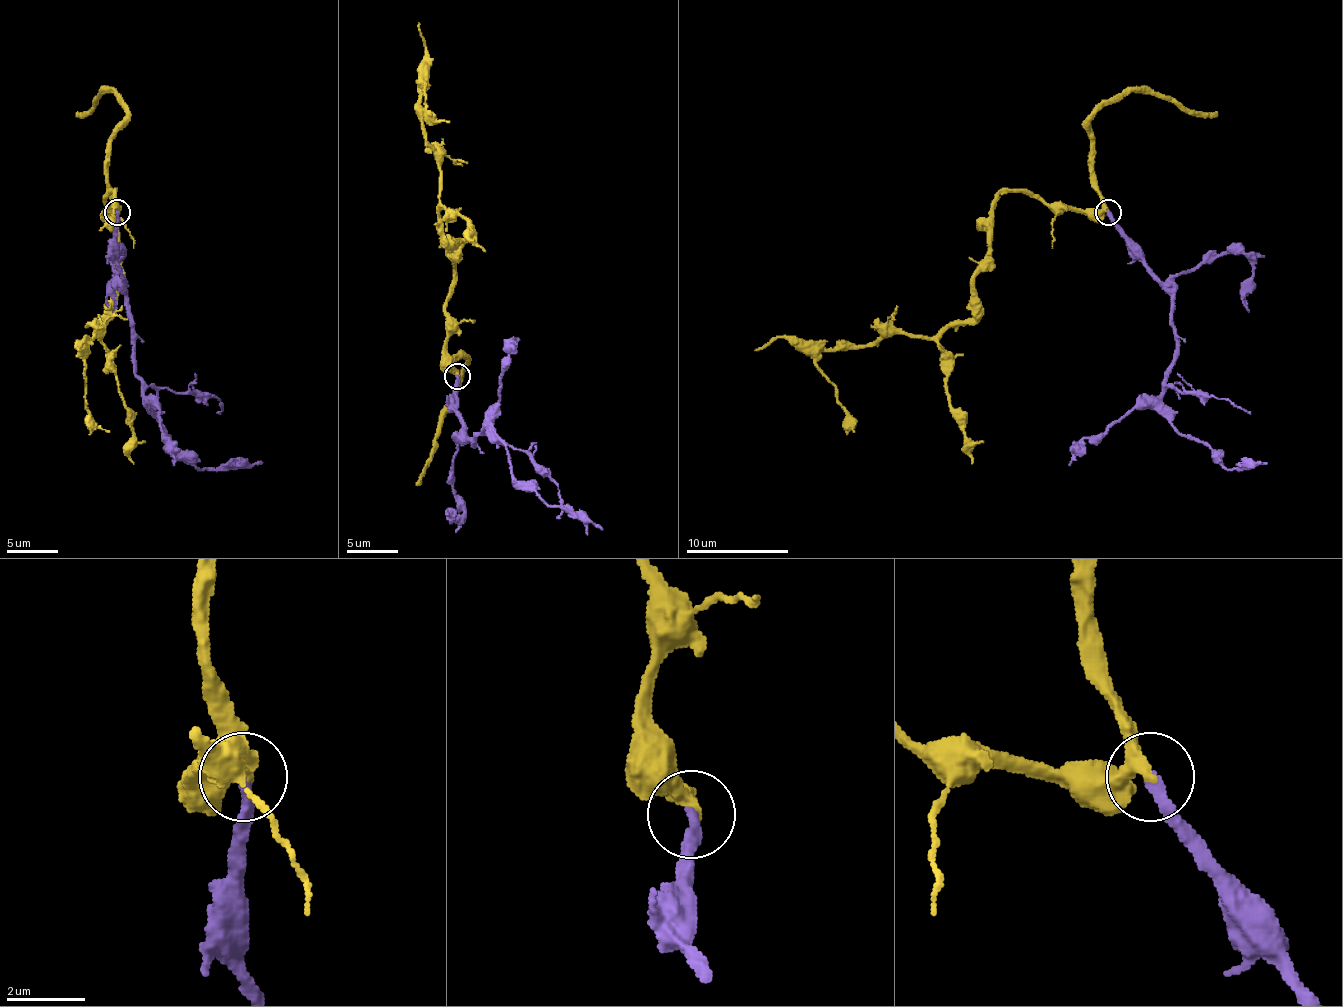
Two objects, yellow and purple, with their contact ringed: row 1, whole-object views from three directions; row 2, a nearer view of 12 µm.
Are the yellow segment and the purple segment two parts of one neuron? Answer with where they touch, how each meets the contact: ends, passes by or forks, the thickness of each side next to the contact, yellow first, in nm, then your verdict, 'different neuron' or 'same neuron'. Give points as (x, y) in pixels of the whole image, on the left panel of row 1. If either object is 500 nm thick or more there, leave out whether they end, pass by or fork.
(117, 212) | yellow passes by | purple ends | 320/280 nm | same neuron

